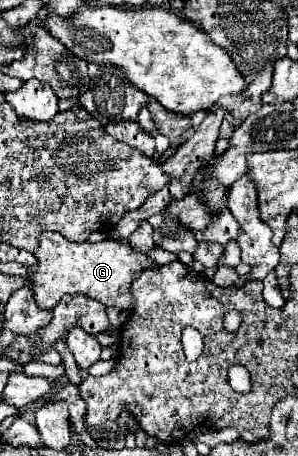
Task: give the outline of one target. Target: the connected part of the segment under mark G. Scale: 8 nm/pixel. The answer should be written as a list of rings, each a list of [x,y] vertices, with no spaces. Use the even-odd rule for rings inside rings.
[[[44,231],[38,239],[40,243],[34,251],[38,263],[28,269],[28,275],[34,299],[42,309],[54,309],[66,293],[82,293],[104,303],[106,307],[130,309],[132,277],[144,269],[158,269],[154,261],[150,261],[144,253],[136,253],[128,243],[110,239],[104,239],[100,243],[74,243],[54,231]]]

